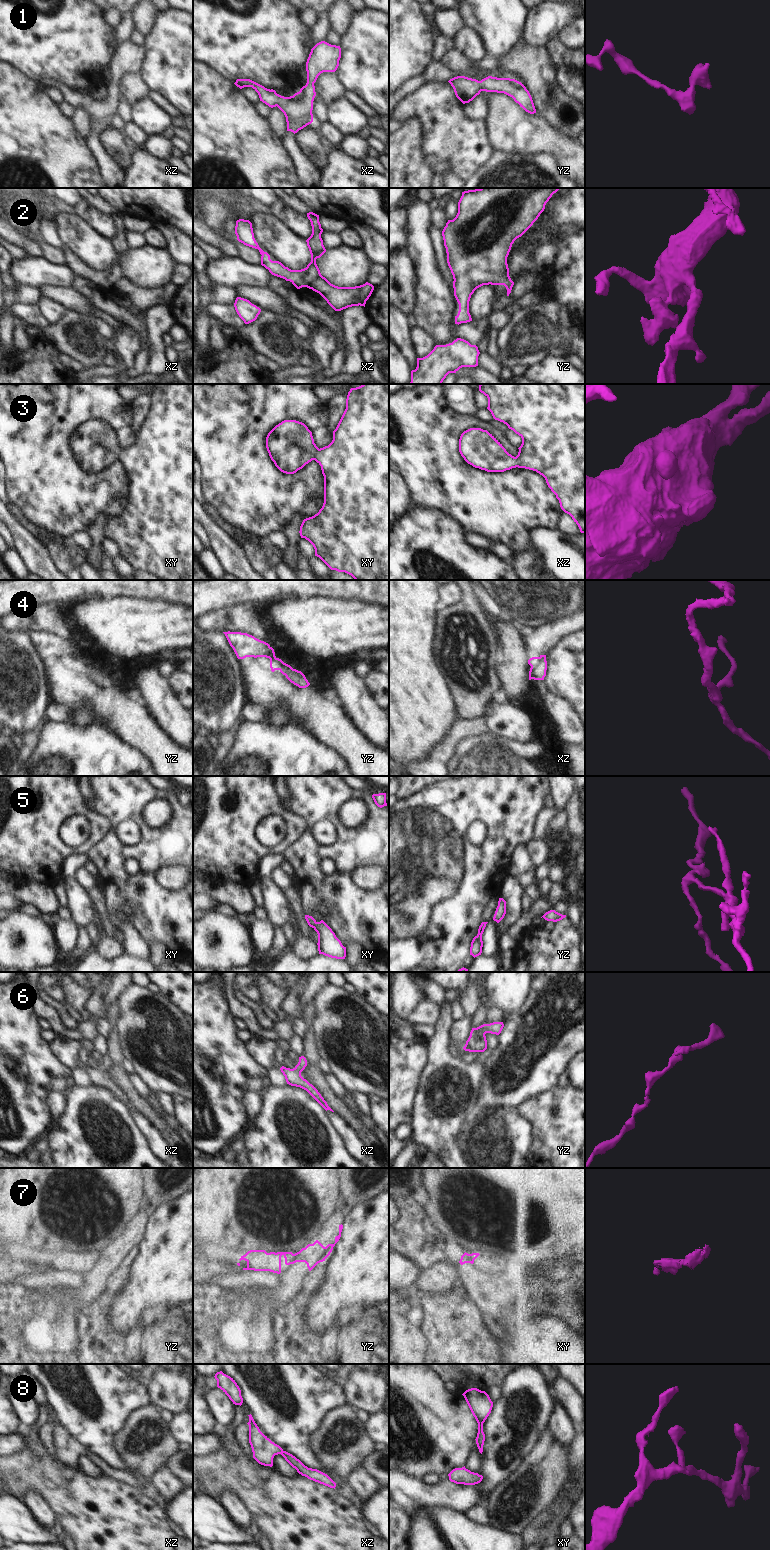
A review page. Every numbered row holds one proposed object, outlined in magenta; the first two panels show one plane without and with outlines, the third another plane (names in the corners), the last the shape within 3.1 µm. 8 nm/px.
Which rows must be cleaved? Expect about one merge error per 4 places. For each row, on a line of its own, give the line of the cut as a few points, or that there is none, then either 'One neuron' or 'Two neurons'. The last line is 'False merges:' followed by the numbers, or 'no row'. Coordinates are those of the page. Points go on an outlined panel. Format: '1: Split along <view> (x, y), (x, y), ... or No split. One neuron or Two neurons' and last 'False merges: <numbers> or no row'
1: No split. One neuron
2: No split. One neuron
3: No split. One neuron
4: No split. One neuron
5: No split. One neuron
6: No split. One neuron
7: Split along yz (295, 1254), (293, 1262). Two neurons
8: No split. One neuron
False merges: 7

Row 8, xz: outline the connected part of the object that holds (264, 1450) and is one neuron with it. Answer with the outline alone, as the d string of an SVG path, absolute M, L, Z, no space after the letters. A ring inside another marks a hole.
M251 1414L248 1416L249 1422L247 1424L249 1425L249 1443L252 1448L253 1458L259 1464L272 1467L274 1456L281 1454L302 1476L335 1489L336 1483L327 1474L317 1469L308 1468L295 1456L284 1451L279 1445L272 1442L260 1431Z

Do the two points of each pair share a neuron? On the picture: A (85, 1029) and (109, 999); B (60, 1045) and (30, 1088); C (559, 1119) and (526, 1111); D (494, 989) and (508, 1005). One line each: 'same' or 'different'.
A: same
B: different
C: same
D: same

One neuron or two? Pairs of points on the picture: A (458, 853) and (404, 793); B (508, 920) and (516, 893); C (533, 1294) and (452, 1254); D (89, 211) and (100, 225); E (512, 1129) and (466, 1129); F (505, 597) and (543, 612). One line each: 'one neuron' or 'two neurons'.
A: two neurons
B: one neuron
C: one neuron
D: one neuron
E: one neuron
F: one neuron

